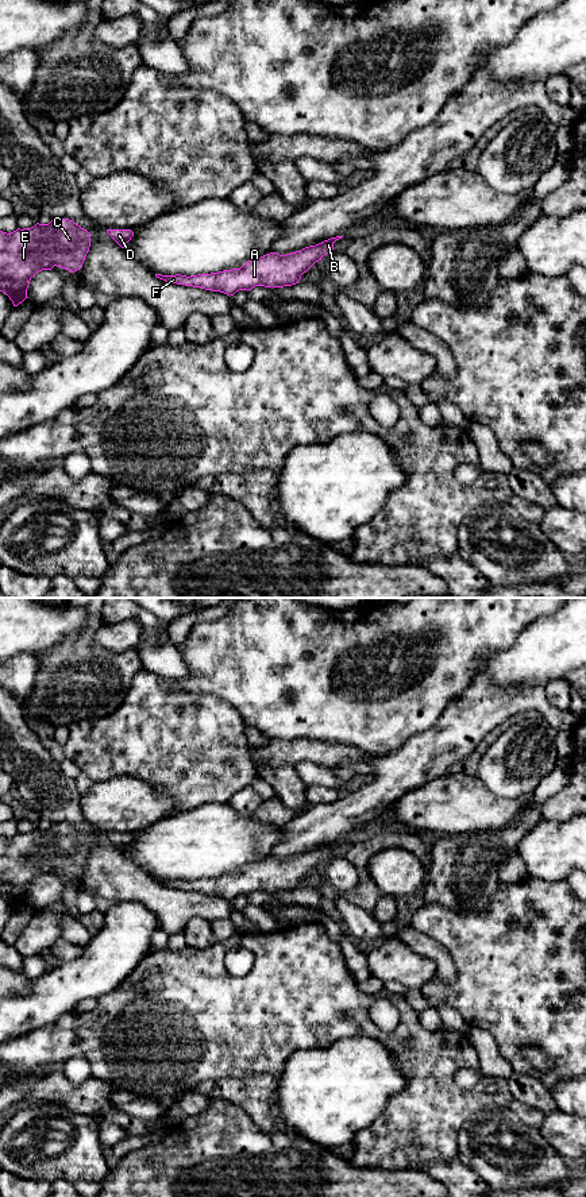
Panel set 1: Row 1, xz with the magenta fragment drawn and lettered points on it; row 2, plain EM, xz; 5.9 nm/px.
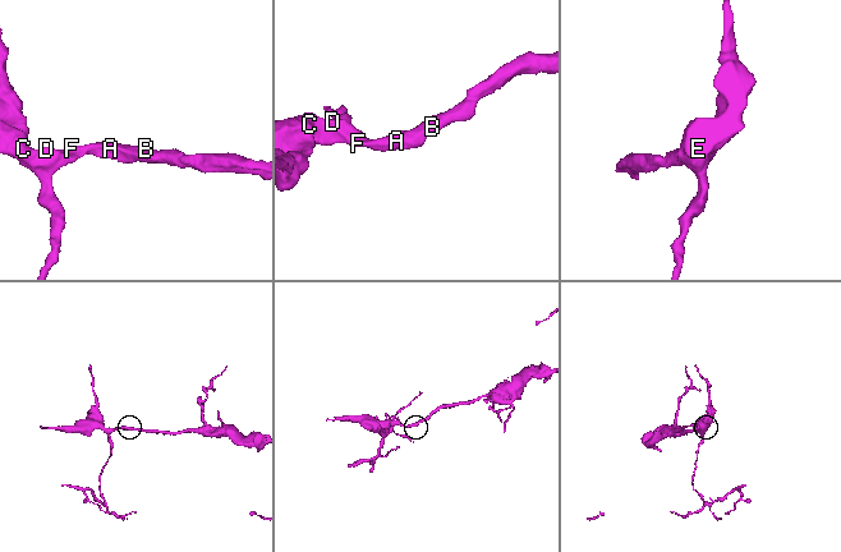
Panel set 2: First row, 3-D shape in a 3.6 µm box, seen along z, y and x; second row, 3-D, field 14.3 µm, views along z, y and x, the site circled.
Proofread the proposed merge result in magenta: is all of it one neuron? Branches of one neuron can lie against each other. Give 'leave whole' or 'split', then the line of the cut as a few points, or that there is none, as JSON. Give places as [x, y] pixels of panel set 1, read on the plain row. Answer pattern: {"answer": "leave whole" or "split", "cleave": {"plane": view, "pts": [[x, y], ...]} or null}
{"answer": "leave whole", "cleave": null}

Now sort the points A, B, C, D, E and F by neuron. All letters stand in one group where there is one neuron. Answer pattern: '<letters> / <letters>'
A B C D E F

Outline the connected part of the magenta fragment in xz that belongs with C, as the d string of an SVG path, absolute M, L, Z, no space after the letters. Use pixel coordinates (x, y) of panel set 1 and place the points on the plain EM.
M57 822L49 829L36 827L31 833L7 838L0 835L0 896L7 899L14 911L22 908L27 901L31 883L54 870L74 877L82 872L90 852L90 838L73 825Z

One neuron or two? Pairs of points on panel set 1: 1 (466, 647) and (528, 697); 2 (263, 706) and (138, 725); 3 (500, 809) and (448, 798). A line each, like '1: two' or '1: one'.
1: two
2: two
3: one

